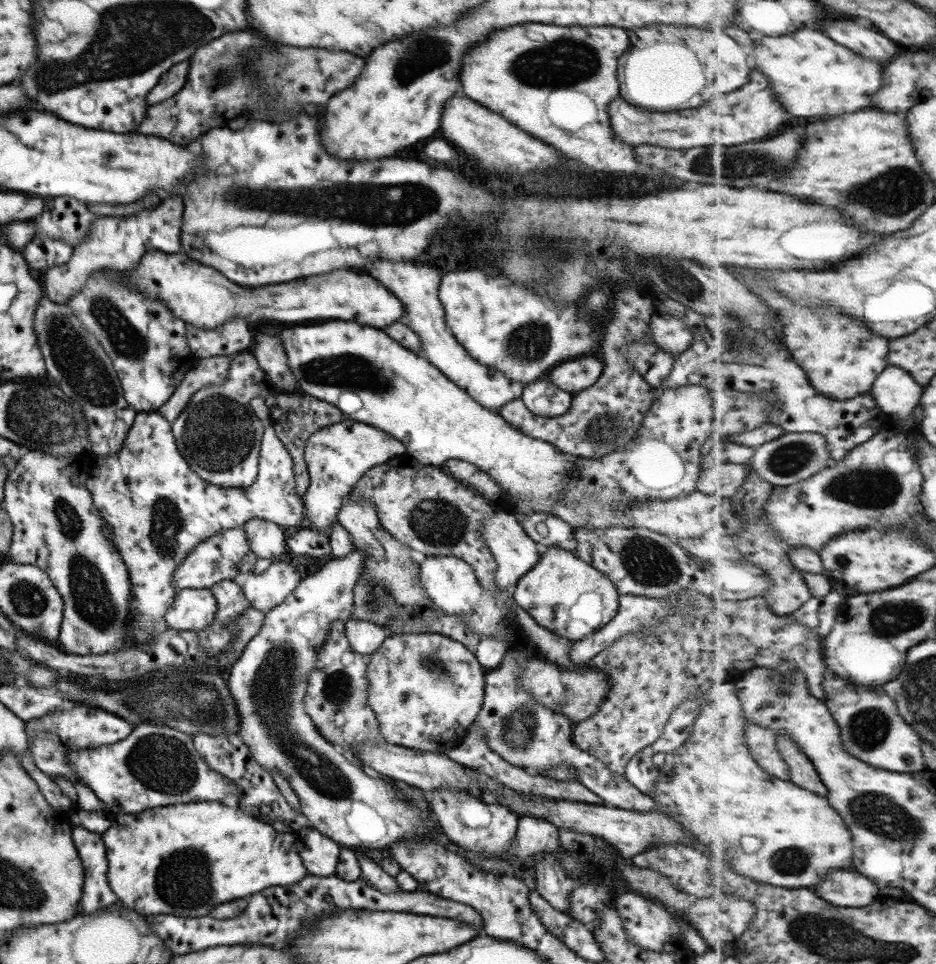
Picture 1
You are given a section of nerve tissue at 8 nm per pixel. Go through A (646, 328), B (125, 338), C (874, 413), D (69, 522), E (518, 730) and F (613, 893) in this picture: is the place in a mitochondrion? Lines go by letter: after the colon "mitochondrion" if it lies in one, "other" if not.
A: other
B: mitochondrion
C: other
D: mitochondrion
E: mitochondrion
F: other

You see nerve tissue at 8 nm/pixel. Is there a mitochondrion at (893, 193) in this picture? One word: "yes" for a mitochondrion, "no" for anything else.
yes

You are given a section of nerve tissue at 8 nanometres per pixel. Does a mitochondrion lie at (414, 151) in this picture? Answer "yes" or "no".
no

